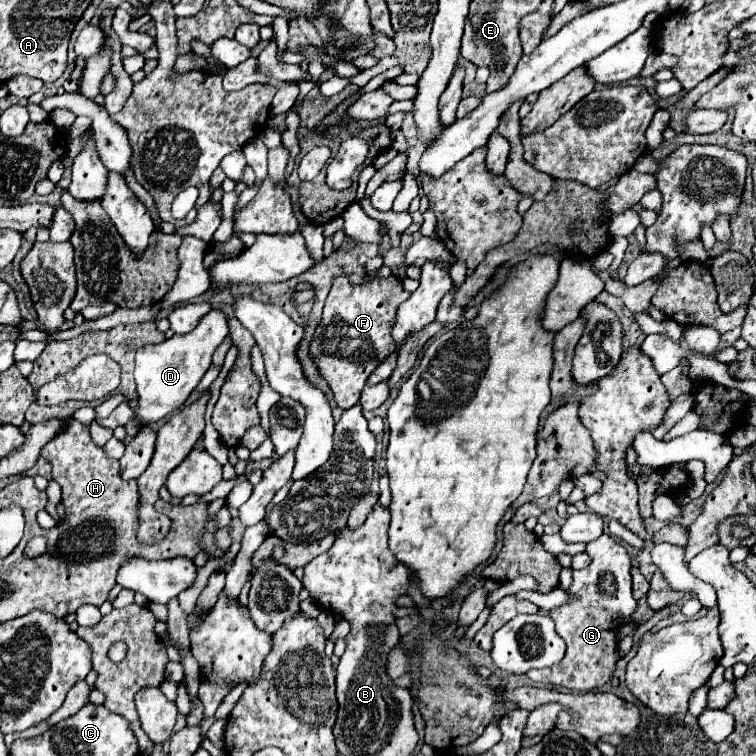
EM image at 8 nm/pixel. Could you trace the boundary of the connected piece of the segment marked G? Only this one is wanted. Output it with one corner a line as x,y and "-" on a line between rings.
603,534
595,542
589,542
585,552
591,558
591,564
583,570
573,570
573,584
569,588
579,596
579,602
569,602
551,610
555,630
567,644
565,658
551,668
527,672
533,682
563,686
573,692
589,692
593,688
603,688
609,682
619,660
615,638
617,622
611,614
631,616
637,606
631,594
631,556
627,550
611,534

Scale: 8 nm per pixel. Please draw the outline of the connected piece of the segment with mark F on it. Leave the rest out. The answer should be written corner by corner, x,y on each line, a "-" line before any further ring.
343,276
333,278
323,310
323,320
311,342
311,354
319,372
327,378
339,408
347,410
355,406
369,374
389,354
395,352
397,344
391,336
391,328
395,324
399,304
407,298
409,292
403,288
401,278
397,276
379,278
359,286
353,286

